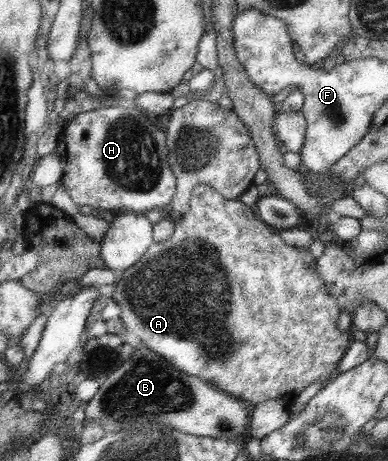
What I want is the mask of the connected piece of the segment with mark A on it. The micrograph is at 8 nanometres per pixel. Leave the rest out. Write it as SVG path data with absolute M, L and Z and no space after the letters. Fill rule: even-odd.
M199 184L191 190L188 210L175 217L170 236L162 242L151 242L142 256L118 275L118 282L115 282L116 290L112 292L110 298L116 303L116 306L120 307L119 318L124 330L133 334L140 340L140 345L144 345L148 351L168 361L176 370L204 380L212 388L225 392L228 396L240 400L248 406L254 406L273 398L280 398L282 403L289 405L293 397L302 392L308 384L322 386L340 373L337 365L348 349L348 336L344 331L336 328L336 320L340 314L338 304L328 296L327 288L324 288L324 284L316 276L315 258L309 251L295 249L293 246L285 244L274 229L254 217L249 206L244 205L238 199L228 200L227 197L223 197L208 185Z

